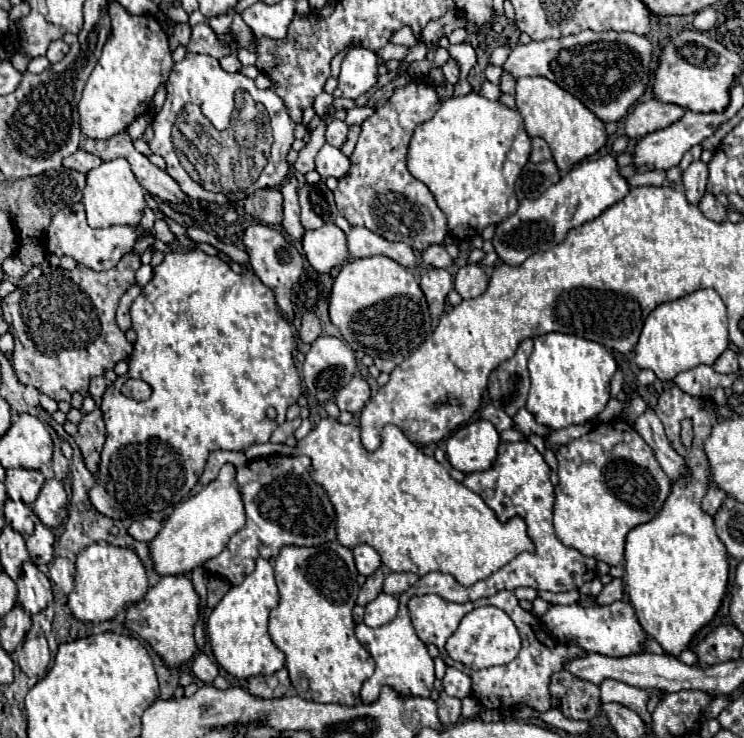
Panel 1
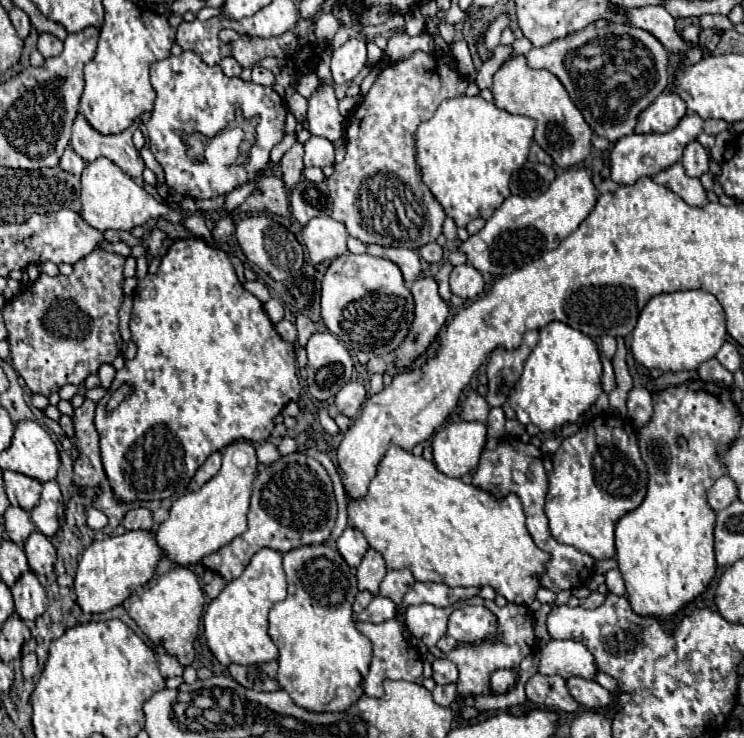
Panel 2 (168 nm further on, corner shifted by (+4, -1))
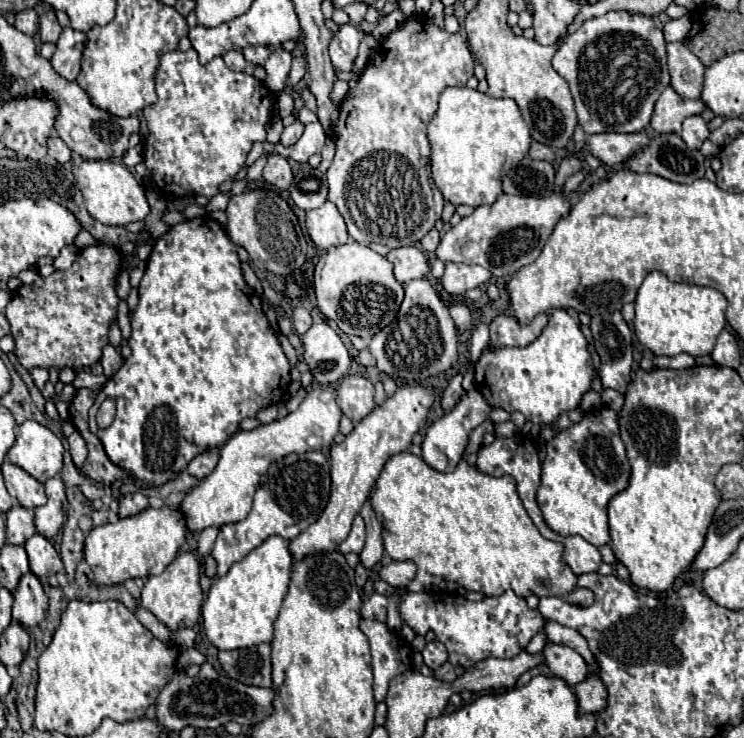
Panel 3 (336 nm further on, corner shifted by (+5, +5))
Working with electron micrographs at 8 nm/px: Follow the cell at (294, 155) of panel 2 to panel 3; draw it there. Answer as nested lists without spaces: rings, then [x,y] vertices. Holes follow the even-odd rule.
[[[294,121],[294,123],[290,123],[290,125],[284,127],[280,141],[282,141],[284,145],[292,145],[292,143],[296,143],[296,141],[300,139],[302,131],[304,131],[304,125],[302,125],[300,121]]]

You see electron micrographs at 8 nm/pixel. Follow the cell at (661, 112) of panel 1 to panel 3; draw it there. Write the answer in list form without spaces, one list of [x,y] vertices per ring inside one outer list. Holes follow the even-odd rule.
[[[666,87],[656,103],[650,127],[656,133],[680,133],[682,121],[690,115],[700,115],[704,111],[704,103],[700,99],[688,101],[682,99],[672,87]]]

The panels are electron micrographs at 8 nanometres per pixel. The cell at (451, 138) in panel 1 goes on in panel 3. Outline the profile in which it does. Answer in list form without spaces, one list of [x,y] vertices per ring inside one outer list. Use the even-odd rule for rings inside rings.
[[[448,87],[440,95],[436,117],[428,125],[432,145],[432,179],[452,205],[492,205],[502,193],[502,175],[518,165],[530,149],[530,129],[512,99],[496,99],[470,87]]]

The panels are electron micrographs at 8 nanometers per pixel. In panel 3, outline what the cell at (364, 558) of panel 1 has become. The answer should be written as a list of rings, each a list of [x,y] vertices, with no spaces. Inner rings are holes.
[[[356,517],[354,523],[352,523],[352,529],[348,533],[348,537],[338,545],[338,551],[340,553],[360,553],[362,547],[364,547],[364,541],[366,541],[366,531],[364,531],[364,519],[362,517]]]

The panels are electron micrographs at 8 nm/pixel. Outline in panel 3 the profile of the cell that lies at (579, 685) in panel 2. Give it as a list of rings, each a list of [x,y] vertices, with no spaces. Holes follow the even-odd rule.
[[[546,641],[542,655],[544,655],[544,661],[546,661],[548,669],[552,671],[552,675],[562,677],[568,685],[576,685],[582,679],[586,679],[586,675],[588,675],[588,665],[582,659],[582,655],[566,645]]]

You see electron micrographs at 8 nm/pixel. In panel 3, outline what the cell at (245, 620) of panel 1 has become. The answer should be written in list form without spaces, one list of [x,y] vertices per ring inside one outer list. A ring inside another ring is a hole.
[[[272,535],[244,559],[236,561],[224,577],[214,579],[212,589],[202,605],[204,629],[212,645],[218,649],[242,649],[272,641],[272,625],[290,583],[292,557],[282,537]]]

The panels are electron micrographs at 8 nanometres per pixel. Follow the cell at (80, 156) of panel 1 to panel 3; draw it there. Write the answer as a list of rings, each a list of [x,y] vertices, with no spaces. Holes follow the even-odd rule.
[[[50,133],[50,139],[46,143],[48,143],[48,155],[58,163],[68,163],[72,159],[72,151],[56,133]]]

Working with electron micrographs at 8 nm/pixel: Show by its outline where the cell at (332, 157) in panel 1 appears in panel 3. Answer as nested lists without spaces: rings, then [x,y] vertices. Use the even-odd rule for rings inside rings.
[[[308,123],[306,129],[304,129],[304,133],[302,133],[302,137],[294,145],[284,147],[284,145],[276,143],[274,145],[274,153],[282,153],[284,157],[290,157],[294,161],[304,163],[304,161],[308,161],[310,155],[322,151],[324,139],[326,139],[326,135],[324,135],[322,125],[320,123]]]

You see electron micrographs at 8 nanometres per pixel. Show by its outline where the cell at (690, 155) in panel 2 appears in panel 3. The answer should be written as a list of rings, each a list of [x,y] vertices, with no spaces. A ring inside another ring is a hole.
[[[692,115],[684,121],[684,131],[682,131],[682,139],[686,141],[686,145],[690,149],[700,149],[700,145],[708,139],[710,131],[706,127],[706,121],[700,115]]]

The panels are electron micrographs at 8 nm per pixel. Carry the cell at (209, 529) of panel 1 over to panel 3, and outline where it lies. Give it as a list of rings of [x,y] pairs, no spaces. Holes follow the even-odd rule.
[[[320,387],[316,391],[310,391],[304,401],[298,405],[296,411],[290,411],[286,417],[282,419],[274,419],[272,423],[266,425],[258,425],[252,431],[236,431],[228,443],[222,447],[220,451],[220,461],[216,465],[216,469],[204,477],[188,495],[186,499],[180,503],[180,509],[184,511],[186,517],[186,525],[190,531],[202,531],[206,527],[222,527],[226,523],[236,523],[242,521],[250,509],[252,509],[252,497],[254,491],[258,489],[260,477],[268,471],[268,467],[276,461],[280,461],[282,457],[290,455],[290,453],[306,453],[306,451],[320,451],[322,447],[330,447],[336,433],[338,433],[338,423],[340,423],[342,411],[336,403],[336,391],[332,387]]]

